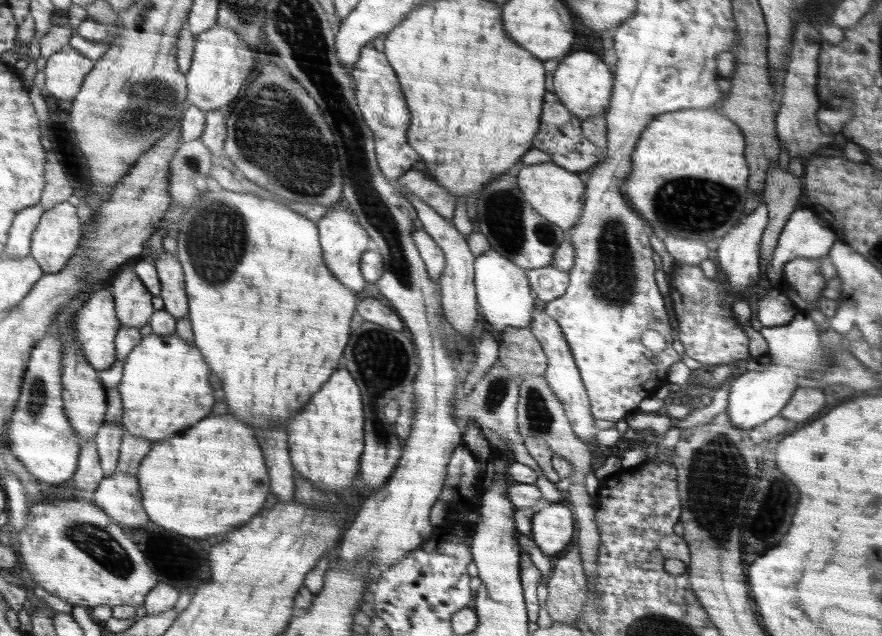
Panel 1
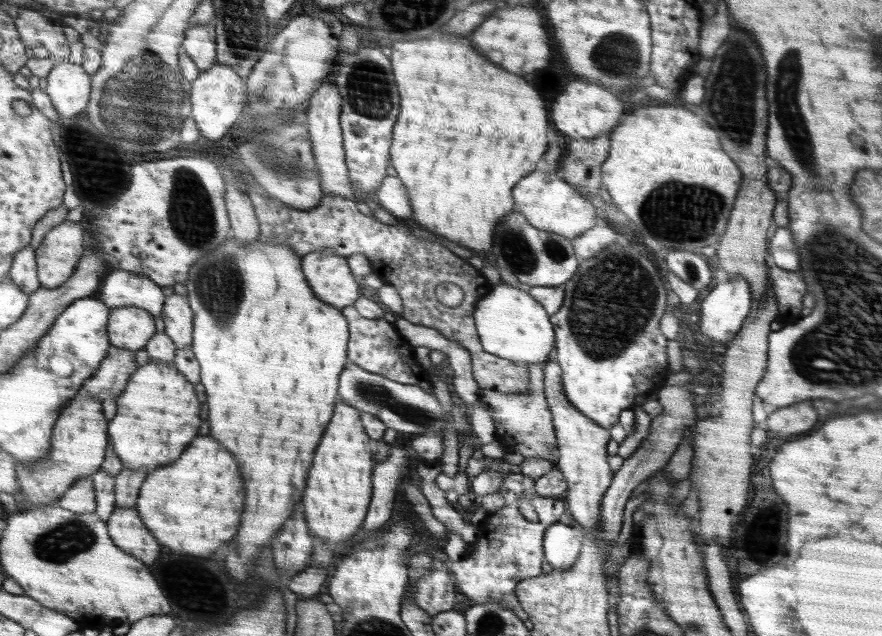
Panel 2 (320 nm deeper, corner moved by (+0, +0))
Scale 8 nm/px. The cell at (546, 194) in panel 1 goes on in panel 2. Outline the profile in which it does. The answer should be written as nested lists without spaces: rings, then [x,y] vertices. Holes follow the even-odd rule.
[[[532,172],[528,180],[520,180],[520,188],[516,188],[516,210],[524,212],[527,220],[536,228],[566,238],[576,238],[590,231],[596,224],[594,206],[586,197],[582,198],[568,182],[560,180],[551,172]]]

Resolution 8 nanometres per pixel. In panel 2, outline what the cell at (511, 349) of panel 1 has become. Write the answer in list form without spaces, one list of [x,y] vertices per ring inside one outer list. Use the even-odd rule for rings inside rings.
[[[544,363],[526,364],[531,375],[528,392],[518,395],[504,395],[494,390],[480,390],[479,400],[487,406],[494,419],[494,438],[503,444],[505,451],[520,452],[525,458],[543,458],[551,460],[553,452],[557,450],[557,438],[551,413],[544,388]]]

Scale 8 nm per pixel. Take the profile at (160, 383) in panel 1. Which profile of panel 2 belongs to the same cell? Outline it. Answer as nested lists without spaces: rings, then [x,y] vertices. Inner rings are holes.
[[[149,360],[148,363],[140,365],[139,370],[131,376],[123,394],[117,398],[116,405],[118,407],[111,420],[110,433],[113,451],[122,461],[123,468],[144,468],[152,472],[160,466],[166,466],[180,458],[184,448],[194,440],[200,430],[200,402],[196,398],[194,386],[172,362],[168,364],[161,360]]]

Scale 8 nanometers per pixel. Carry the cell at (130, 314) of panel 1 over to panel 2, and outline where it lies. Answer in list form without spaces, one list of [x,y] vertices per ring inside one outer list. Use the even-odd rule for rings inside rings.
[[[134,305],[112,308],[107,328],[111,346],[137,351],[155,335],[154,315]]]

